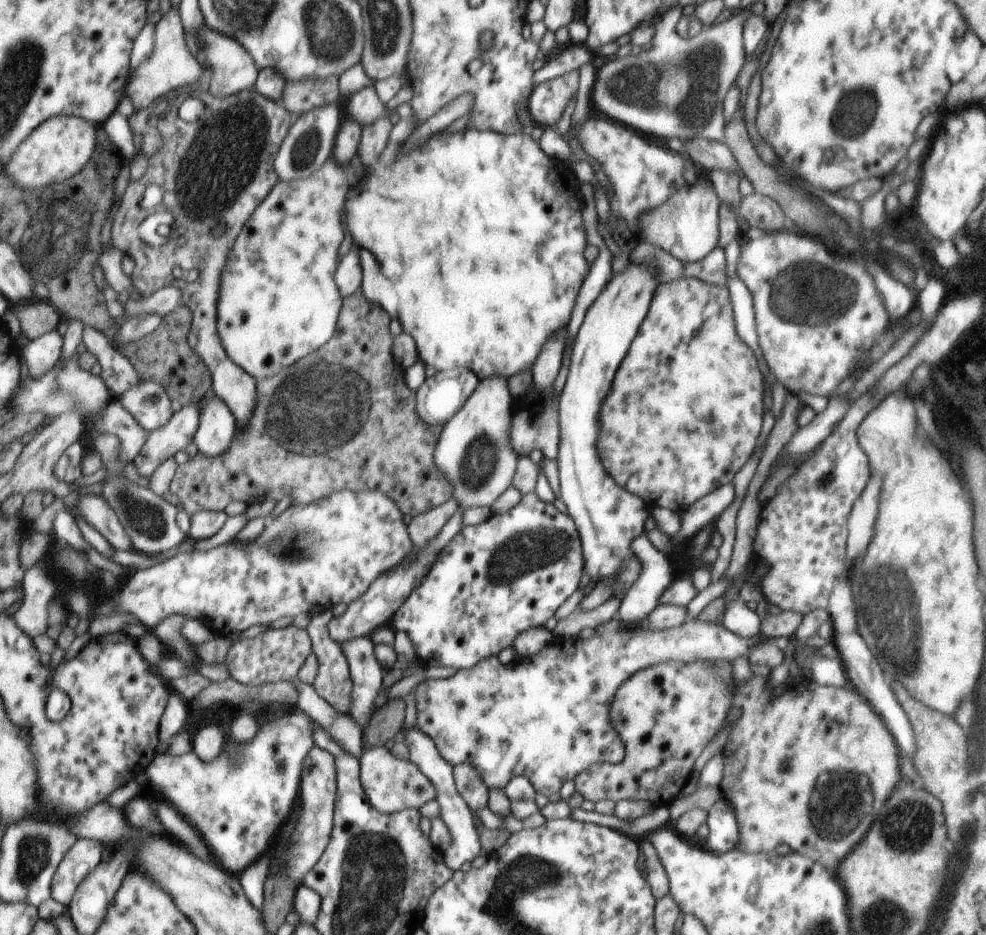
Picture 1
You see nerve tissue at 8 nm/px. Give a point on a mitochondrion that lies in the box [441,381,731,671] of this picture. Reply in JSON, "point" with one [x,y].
{"point":[521,554]}

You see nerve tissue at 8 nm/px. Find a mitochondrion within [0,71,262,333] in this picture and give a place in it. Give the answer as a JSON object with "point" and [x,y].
{"point":[55,234]}

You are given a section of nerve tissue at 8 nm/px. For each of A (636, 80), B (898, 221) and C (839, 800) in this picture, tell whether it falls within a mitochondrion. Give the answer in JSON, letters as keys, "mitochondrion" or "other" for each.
{"A":"mitochondrion","B":"other","C":"mitochondrion"}

